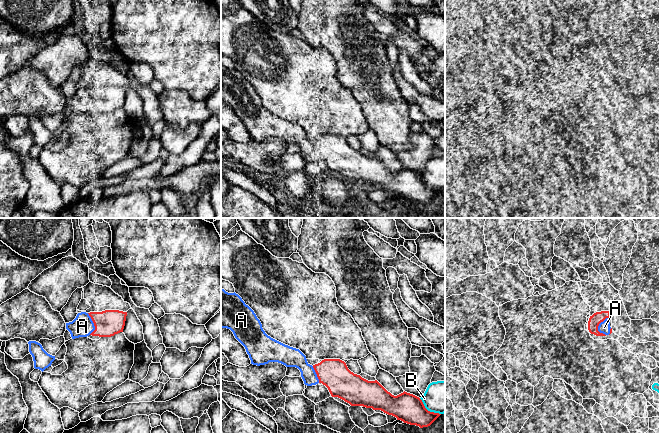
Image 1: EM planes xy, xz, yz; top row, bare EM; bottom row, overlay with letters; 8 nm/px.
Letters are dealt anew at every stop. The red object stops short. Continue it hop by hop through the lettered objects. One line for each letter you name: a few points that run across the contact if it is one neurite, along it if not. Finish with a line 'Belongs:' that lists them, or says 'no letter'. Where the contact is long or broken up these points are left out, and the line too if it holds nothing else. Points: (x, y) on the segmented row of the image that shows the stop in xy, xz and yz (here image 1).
Belongs: A

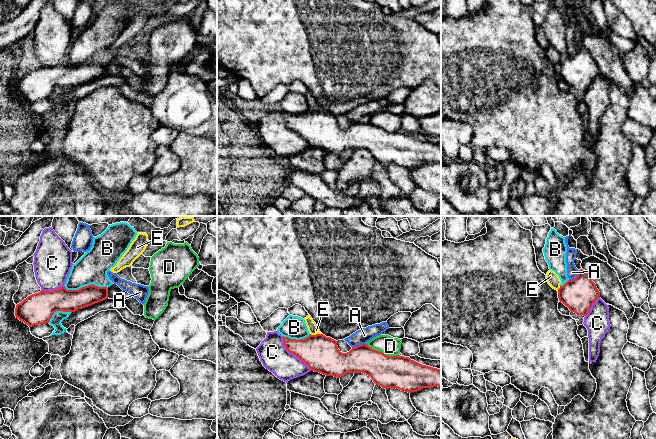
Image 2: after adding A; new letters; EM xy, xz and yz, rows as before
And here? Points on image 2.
Belongs: no letter

